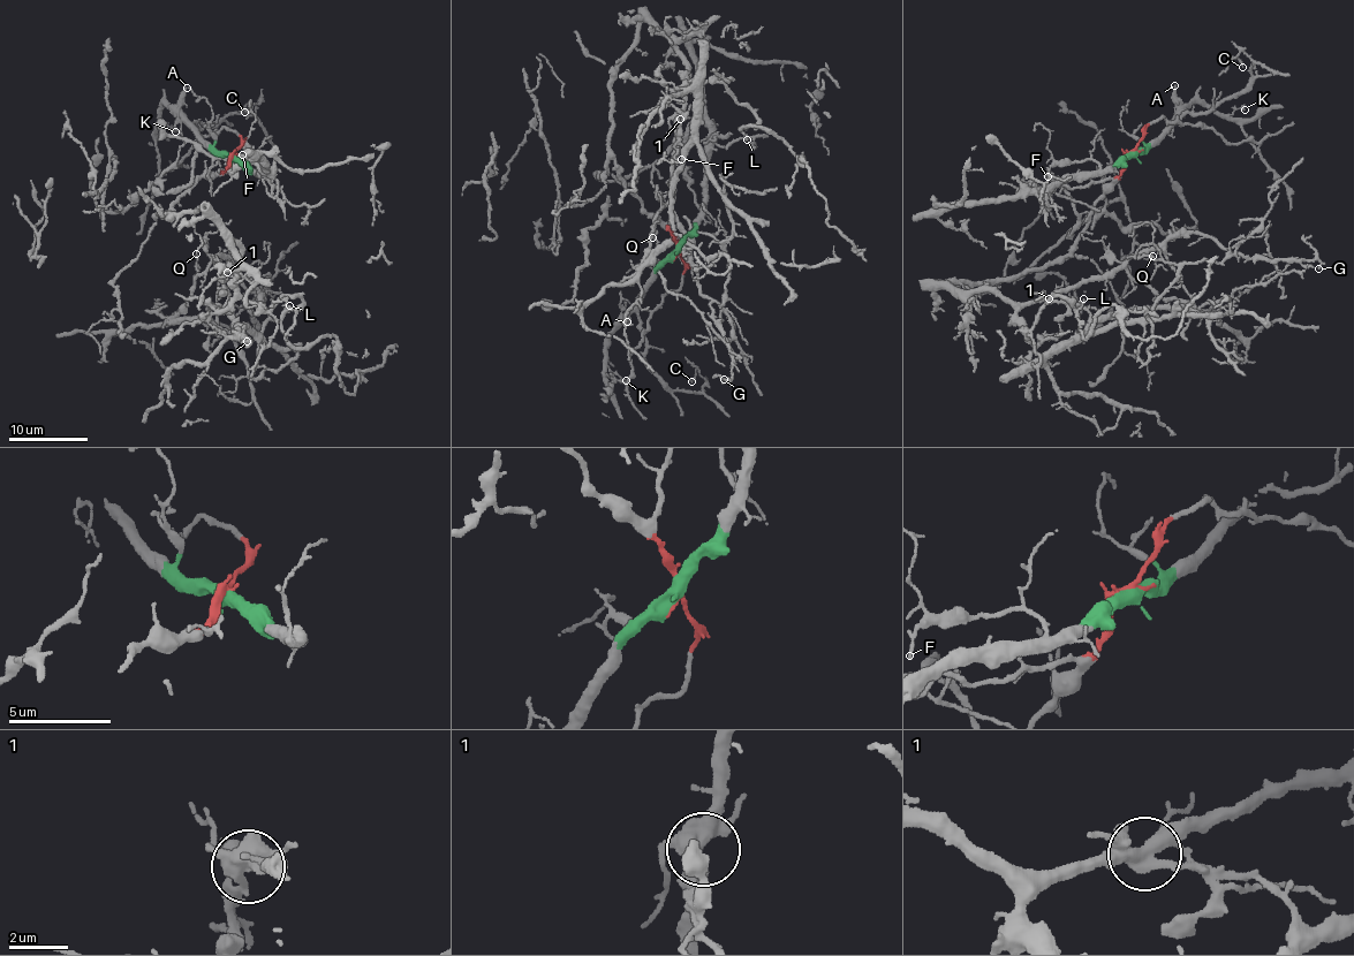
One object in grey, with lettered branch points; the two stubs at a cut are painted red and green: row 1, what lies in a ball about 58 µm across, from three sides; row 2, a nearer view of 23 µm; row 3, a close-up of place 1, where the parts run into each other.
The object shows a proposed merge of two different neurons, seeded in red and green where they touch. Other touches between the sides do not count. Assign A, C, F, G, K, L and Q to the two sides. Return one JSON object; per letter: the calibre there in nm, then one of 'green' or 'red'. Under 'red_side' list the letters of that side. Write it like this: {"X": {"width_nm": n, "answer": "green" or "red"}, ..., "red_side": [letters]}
{"A": {"width_nm": 280, "answer": "green"}, "C": {"width_nm": 120, "answer": "green"}, "F": {"width_nm": 140, "answer": "green"}, "G": {"width_nm": 130, "answer": "red"}, "K": {"width_nm": 180, "answer": "green"}, "L": {"width_nm": 140, "answer": "red"}, "Q": {"width_nm": 110, "answer": "red"}, "red_side": ["G", "L", "Q"]}

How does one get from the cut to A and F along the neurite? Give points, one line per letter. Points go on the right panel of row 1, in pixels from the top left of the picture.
A: (1132, 151), (1135, 152), (1158, 137), (1173, 119), (1175, 84)
F: (1132, 151), (1102, 171), (1096, 161), (1084, 158), (1053, 165), (1046, 177)

